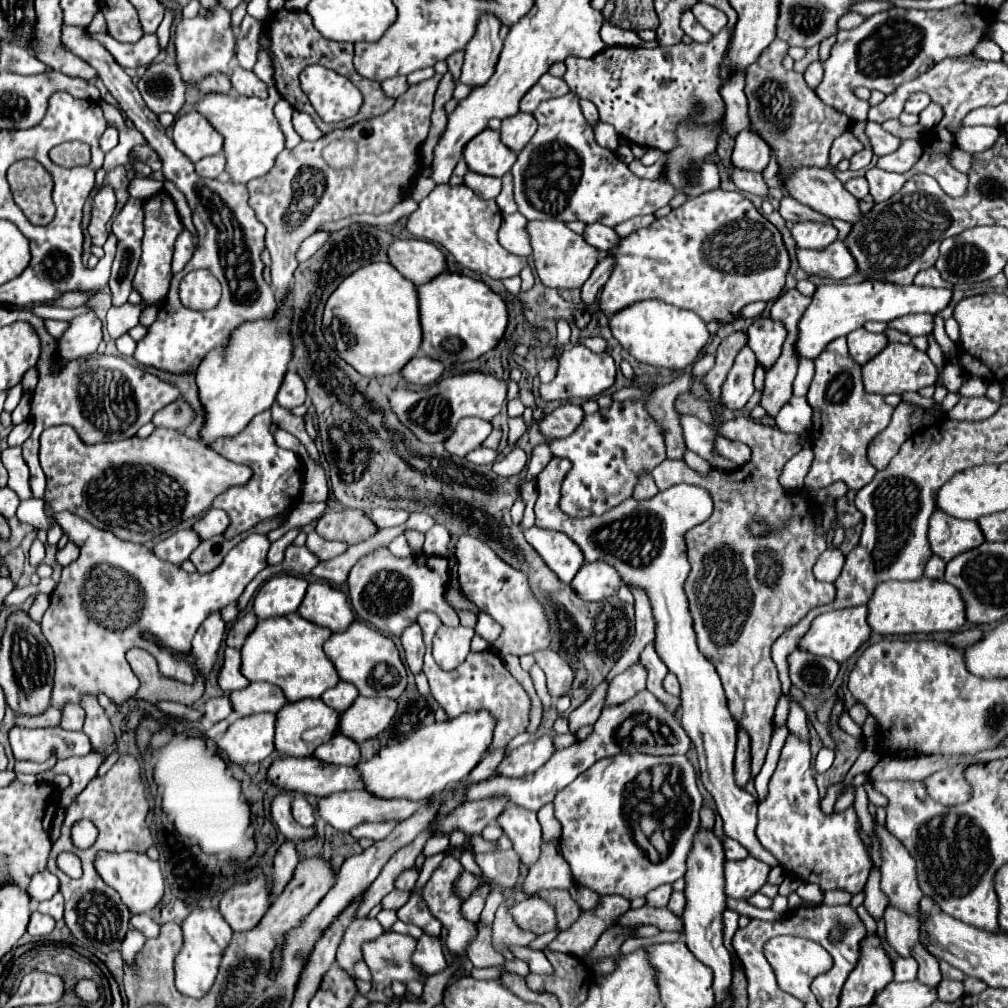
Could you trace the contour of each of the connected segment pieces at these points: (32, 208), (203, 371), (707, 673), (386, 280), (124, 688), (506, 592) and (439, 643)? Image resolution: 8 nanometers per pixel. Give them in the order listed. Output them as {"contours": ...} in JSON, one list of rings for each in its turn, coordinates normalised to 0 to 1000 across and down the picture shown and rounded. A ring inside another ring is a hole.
{"contours":[[[[21,158],[9,166],[7,180],[15,201],[35,223],[47,223],[55,215],[53,178],[35,158]]],[[[285,299],[269,318],[251,318],[233,326],[227,346],[211,346],[195,370],[197,398],[203,408],[203,420],[199,426],[199,439],[209,443],[217,434],[231,434],[239,430],[253,412],[269,406],[273,392],[289,358],[289,301]]],[[[549,453],[545,457],[545,461],[535,469],[533,473],[533,485],[535,485],[535,493],[531,499],[531,521],[539,523],[539,525],[551,525],[551,527],[559,527],[561,531],[564,531],[578,547],[580,557],[602,557],[604,561],[608,561],[612,564],[612,568],[616,570],[618,578],[630,584],[636,584],[642,588],[644,598],[646,598],[646,606],[650,612],[650,646],[656,652],[656,656],[662,660],[662,664],[666,668],[670,668],[674,672],[676,678],[676,719],[678,723],[684,727],[691,749],[693,749],[693,759],[695,759],[695,775],[699,779],[699,783],[707,789],[709,799],[713,809],[717,811],[717,822],[719,828],[733,834],[739,842],[743,842],[743,846],[747,850],[751,850],[753,854],[761,856],[763,860],[771,860],[775,858],[771,854],[771,850],[767,850],[767,846],[763,846],[755,834],[751,832],[751,793],[747,789],[743,789],[739,783],[731,781],[727,775],[727,749],[729,749],[729,737],[731,737],[731,715],[725,711],[723,703],[721,703],[721,695],[719,695],[719,686],[717,680],[713,676],[711,666],[707,664],[707,658],[703,658],[703,654],[699,654],[695,650],[695,646],[691,644],[689,638],[689,626],[688,626],[688,618],[686,618],[686,610],[682,604],[682,596],[680,596],[680,588],[678,588],[678,576],[684,568],[684,557],[682,557],[682,541],[680,541],[680,529],[686,523],[695,521],[699,515],[705,513],[707,509],[707,493],[703,491],[701,485],[691,483],[691,481],[682,481],[682,479],[674,479],[668,481],[660,487],[654,487],[650,493],[634,497],[624,493],[622,497],[618,497],[616,501],[596,509],[596,511],[584,511],[584,513],[564,513],[557,507],[555,503],[555,495],[557,495],[557,479],[561,475],[561,471],[566,465],[566,457],[564,455],[557,455],[557,453]]],[[[366,261],[338,279],[324,297],[320,332],[354,370],[364,374],[396,370],[416,348],[418,322],[412,283],[386,261]]],[[[61,507],[55,517],[80,545],[78,555],[63,563],[61,576],[41,616],[41,626],[55,648],[57,664],[51,697],[59,703],[68,695],[78,697],[84,688],[104,688],[116,697],[126,695],[134,688],[134,668],[124,648],[132,642],[148,646],[162,670],[191,678],[189,662],[182,654],[172,654],[170,646],[186,648],[201,614],[239,592],[251,572],[265,561],[263,551],[269,541],[263,531],[247,531],[223,551],[215,564],[197,570],[186,568],[178,561],[158,555],[144,541],[122,537],[74,509]],[[142,626],[158,634],[160,642],[144,636],[140,632]]],[[[457,531],[453,535],[451,553],[455,561],[455,578],[461,592],[499,622],[497,630],[489,638],[489,646],[493,650],[499,652],[509,648],[517,652],[523,648],[545,644],[547,640],[545,614],[541,610],[539,600],[529,592],[521,568],[501,559],[481,537],[475,537],[473,533],[465,531]]],[[[438,620],[438,624],[430,632],[430,652],[434,660],[441,666],[447,666],[457,660],[457,656],[461,656],[461,652],[465,650],[469,630],[471,626],[465,622],[455,620],[453,624],[445,624]]]]}

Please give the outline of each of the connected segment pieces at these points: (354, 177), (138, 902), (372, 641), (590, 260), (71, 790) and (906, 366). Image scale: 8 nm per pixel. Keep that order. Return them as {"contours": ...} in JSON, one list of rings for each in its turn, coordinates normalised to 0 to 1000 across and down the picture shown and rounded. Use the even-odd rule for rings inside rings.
{"contours":[[[[432,74],[424,80],[418,80],[414,84],[408,84],[404,88],[404,92],[400,92],[390,108],[386,108],[382,114],[358,120],[346,128],[334,128],[322,136],[318,136],[313,142],[297,142],[293,148],[283,148],[277,152],[271,168],[257,176],[247,180],[245,188],[247,188],[247,203],[251,203],[255,217],[265,225],[265,235],[263,235],[263,243],[269,251],[269,283],[273,287],[273,297],[275,301],[283,301],[289,285],[291,285],[291,269],[295,267],[295,257],[293,251],[299,243],[301,237],[305,237],[307,233],[311,233],[314,229],[314,225],[320,219],[334,219],[334,217],[342,217],[348,213],[360,213],[360,211],[368,211],[368,213],[378,213],[388,209],[394,201],[400,199],[402,193],[408,191],[408,182],[414,180],[416,172],[418,172],[418,146],[424,138],[426,126],[428,126],[428,112],[430,112],[430,96],[434,92],[434,84],[438,80],[439,74]],[[334,138],[348,138],[354,144],[354,160],[348,166],[342,168],[330,168],[322,162],[320,158],[320,148]]],[[[122,844],[122,846],[100,846],[94,854],[96,866],[118,884],[122,896],[128,900],[132,908],[136,906],[148,906],[162,890],[162,868],[158,862],[158,854],[148,852],[144,846],[136,844]]],[[[350,616],[344,626],[330,628],[322,638],[322,648],[332,660],[336,674],[350,678],[356,684],[356,689],[394,693],[402,686],[404,668],[396,654],[392,638],[388,636],[388,632],[378,630],[360,616]]],[[[525,219],[523,229],[527,233],[527,257],[539,283],[549,287],[576,287],[584,277],[588,265],[594,261],[594,251],[576,233],[568,231],[557,219]]],[[[102,745],[96,747],[88,747],[86,751],[76,751],[74,757],[70,757],[70,753],[63,753],[63,755],[57,755],[57,759],[49,765],[43,765],[39,771],[39,775],[49,775],[53,777],[53,771],[59,769],[59,767],[64,767],[70,771],[70,779],[61,787],[61,797],[63,801],[68,801],[68,797],[84,783],[84,779],[96,769],[96,763],[98,759],[104,755],[104,749]]],[[[882,340],[872,352],[868,352],[862,360],[856,362],[856,382],[860,390],[900,390],[900,388],[912,388],[916,384],[928,382],[932,374],[932,366],[924,360],[920,350],[912,348],[908,342],[896,342],[896,340]]]]}

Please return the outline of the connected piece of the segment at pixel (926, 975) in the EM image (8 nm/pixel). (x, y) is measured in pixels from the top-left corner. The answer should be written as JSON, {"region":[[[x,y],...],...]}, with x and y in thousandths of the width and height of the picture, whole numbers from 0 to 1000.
{"region":[[[910,936],[910,938],[904,941],[904,949],[912,955],[912,967],[910,967],[910,971],[912,971],[912,973],[918,973],[920,977],[930,979],[930,975],[934,973],[934,965],[932,965],[932,955],[930,955],[930,951],[928,951],[914,936]]]}

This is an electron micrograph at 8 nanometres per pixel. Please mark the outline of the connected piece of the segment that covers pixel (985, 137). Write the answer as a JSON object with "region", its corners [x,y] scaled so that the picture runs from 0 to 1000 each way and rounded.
{"region":[[[953,126],[949,130],[949,146],[959,152],[981,148],[991,136],[989,126]]]}

